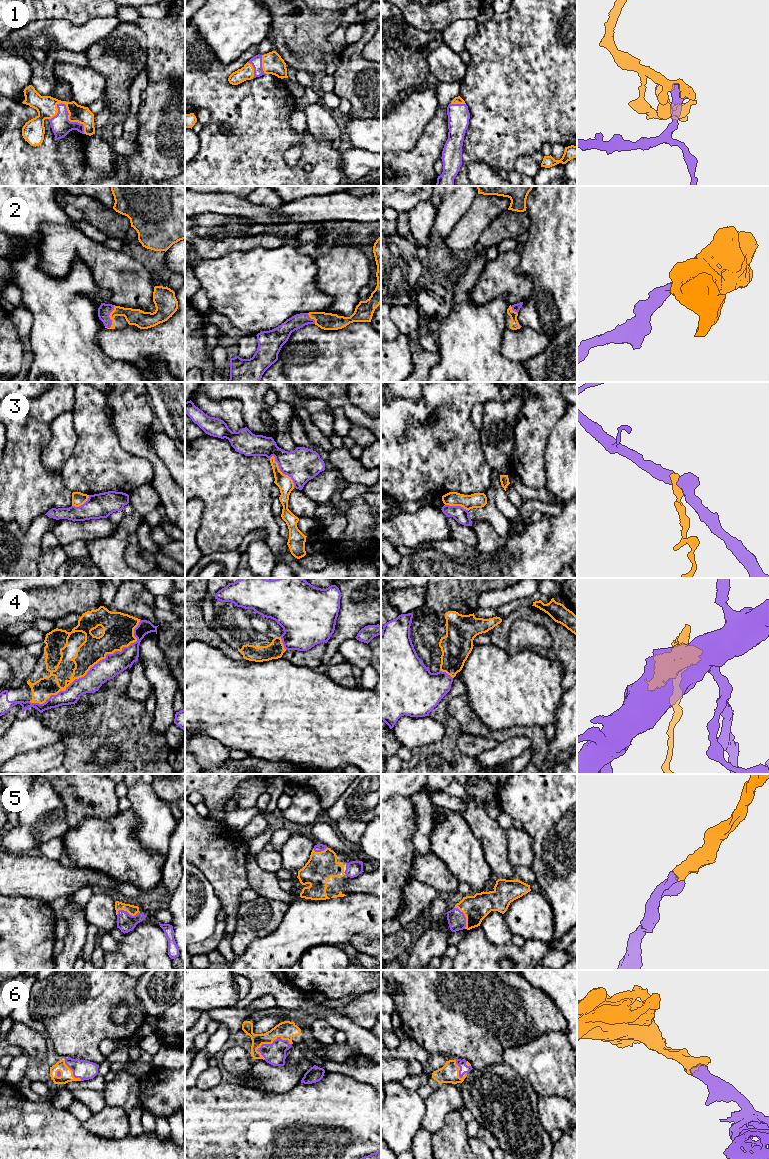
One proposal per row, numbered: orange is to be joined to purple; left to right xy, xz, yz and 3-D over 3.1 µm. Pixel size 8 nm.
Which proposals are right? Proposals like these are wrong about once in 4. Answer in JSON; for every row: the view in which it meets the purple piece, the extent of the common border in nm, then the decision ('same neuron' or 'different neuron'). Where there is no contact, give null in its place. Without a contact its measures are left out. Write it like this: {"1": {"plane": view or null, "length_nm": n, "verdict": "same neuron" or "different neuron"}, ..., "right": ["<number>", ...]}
{"1": {"plane": "xy", "length_nm": 340, "verdict": "same neuron"}, "2": {"plane": "xy", "length_nm": 200, "verdict": "same neuron"}, "3": {"plane": "xz", "length_nm": 320, "verdict": "different neuron"}, "4": {"plane": "xy", "length_nm": 1100, "verdict": "same neuron"}, "5": {"plane": "yz", "length_nm": 200, "verdict": "same neuron"}, "6": {"plane": "xz", "length_nm": 300, "verdict": "same neuron"}, "right": ["1", "2", "4", "5", "6"]}

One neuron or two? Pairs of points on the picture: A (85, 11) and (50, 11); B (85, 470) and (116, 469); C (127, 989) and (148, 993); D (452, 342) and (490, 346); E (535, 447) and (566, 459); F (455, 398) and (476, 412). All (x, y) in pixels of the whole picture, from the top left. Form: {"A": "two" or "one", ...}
{"A": "one", "B": "one", "C": "two", "D": "one", "E": "two", "F": "two"}

